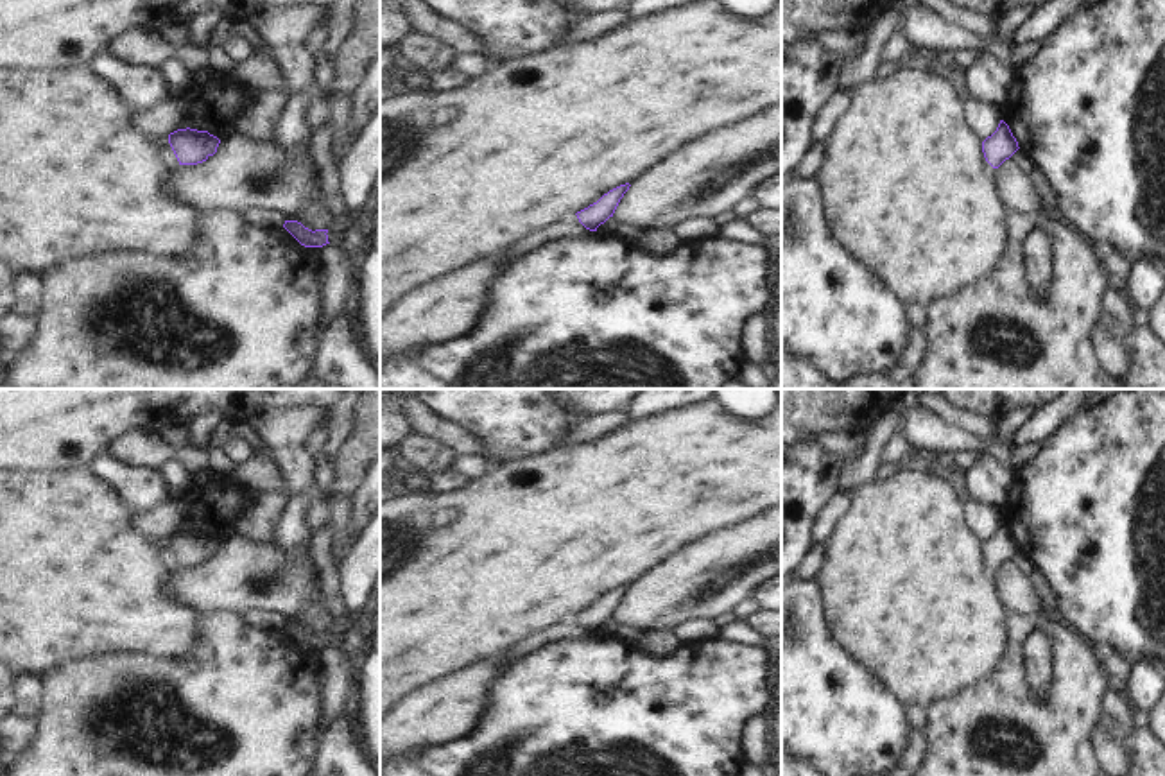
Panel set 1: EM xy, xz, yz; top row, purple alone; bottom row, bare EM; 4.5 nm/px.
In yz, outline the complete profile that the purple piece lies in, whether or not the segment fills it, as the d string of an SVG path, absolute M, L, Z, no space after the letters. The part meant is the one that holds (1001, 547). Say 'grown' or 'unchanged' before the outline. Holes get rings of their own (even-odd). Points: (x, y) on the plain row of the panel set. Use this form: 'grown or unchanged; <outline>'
unchanged; M1000 522L997 532L982 543L984 559L993 570L998 570L1018 550L1018 543L1004 522Z

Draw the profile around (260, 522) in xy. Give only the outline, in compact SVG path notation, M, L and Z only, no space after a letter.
M278 489L255 495L251 509L240 522L238 530L256 541L271 543L289 496L290 493Z

